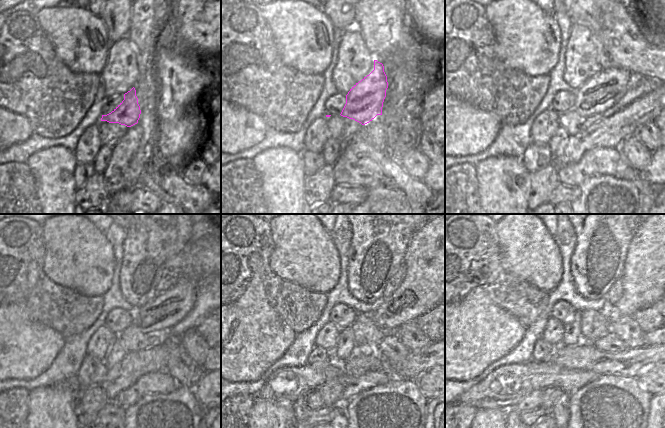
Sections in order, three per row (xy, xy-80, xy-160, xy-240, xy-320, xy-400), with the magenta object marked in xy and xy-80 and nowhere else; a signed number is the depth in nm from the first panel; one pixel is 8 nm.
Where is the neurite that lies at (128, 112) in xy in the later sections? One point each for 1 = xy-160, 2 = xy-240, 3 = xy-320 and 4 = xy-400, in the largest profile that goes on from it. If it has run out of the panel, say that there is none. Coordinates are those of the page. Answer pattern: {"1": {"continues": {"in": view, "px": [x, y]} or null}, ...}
{"1": {"continues": {"in": "xy-160", "px": [603, 90]}}, "2": {"continues": {"in": "xy-240", "px": [168, 308]}}, "3": {"continues": {"in": "xy-320", "px": [424, 284]}}, "4": {"continues": {"in": "xy-400", "px": [648, 276]}}}

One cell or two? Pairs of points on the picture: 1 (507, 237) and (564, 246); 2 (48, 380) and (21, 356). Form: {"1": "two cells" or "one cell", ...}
{"1": "two cells", "2": "two cells"}

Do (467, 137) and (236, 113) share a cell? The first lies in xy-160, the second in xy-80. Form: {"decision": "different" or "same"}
{"decision": "same"}

